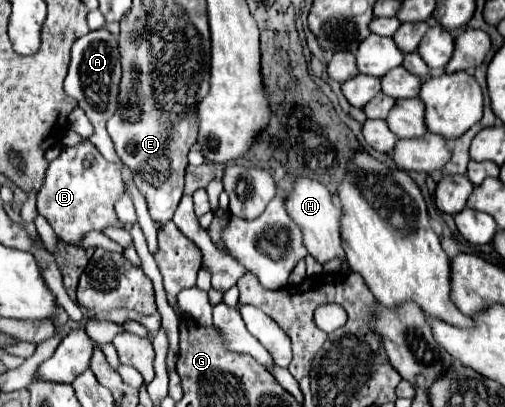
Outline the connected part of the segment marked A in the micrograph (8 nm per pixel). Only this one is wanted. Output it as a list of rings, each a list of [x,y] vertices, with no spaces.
[[[94,30],[88,32],[86,36],[78,38],[72,44],[72,60],[70,60],[70,68],[68,68],[68,76],[64,82],[64,90],[68,90],[68,94],[72,98],[76,98],[78,106],[88,114],[88,118],[94,124],[94,134],[90,136],[90,140],[94,142],[94,146],[100,150],[100,154],[112,162],[124,168],[124,164],[120,162],[120,158],[116,158],[116,150],[110,144],[110,136],[106,132],[106,120],[116,112],[118,108],[118,82],[120,82],[120,54],[118,54],[118,42],[116,38],[106,30]]]

